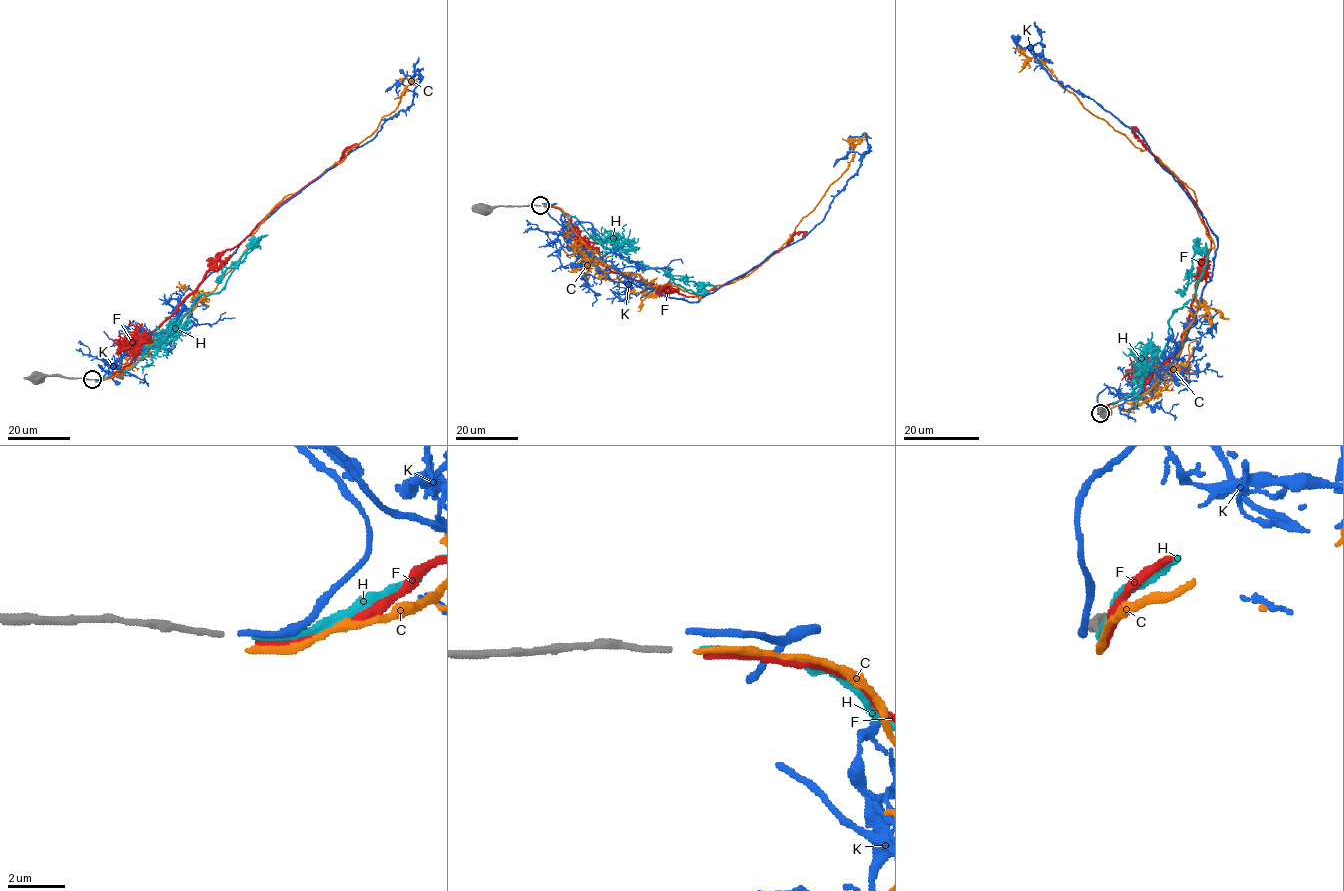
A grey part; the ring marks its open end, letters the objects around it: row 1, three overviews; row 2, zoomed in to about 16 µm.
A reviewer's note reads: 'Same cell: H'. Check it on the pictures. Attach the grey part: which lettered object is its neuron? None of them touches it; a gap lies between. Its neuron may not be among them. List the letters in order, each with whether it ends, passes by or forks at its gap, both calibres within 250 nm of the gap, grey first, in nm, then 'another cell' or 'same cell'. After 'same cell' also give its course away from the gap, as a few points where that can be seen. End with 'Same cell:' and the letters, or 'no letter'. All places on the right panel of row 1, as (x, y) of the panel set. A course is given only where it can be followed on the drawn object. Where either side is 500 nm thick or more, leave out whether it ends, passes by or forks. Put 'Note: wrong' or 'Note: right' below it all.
C: it ends; calibres 200 and 200 nm; another cell
F: it ends; calibres 200 and 320 nm; another cell
H: it ends; calibres 200 and 260 nm; same cell; course (1100, 413), (1124, 399), (1159, 358), (1168, 318), (1196, 291), (1207, 252), (1194, 255), (1188, 285), (1175, 292)
K: it ends; calibres 200 and 200 nm; another cell
Same cell: H
Note: right

